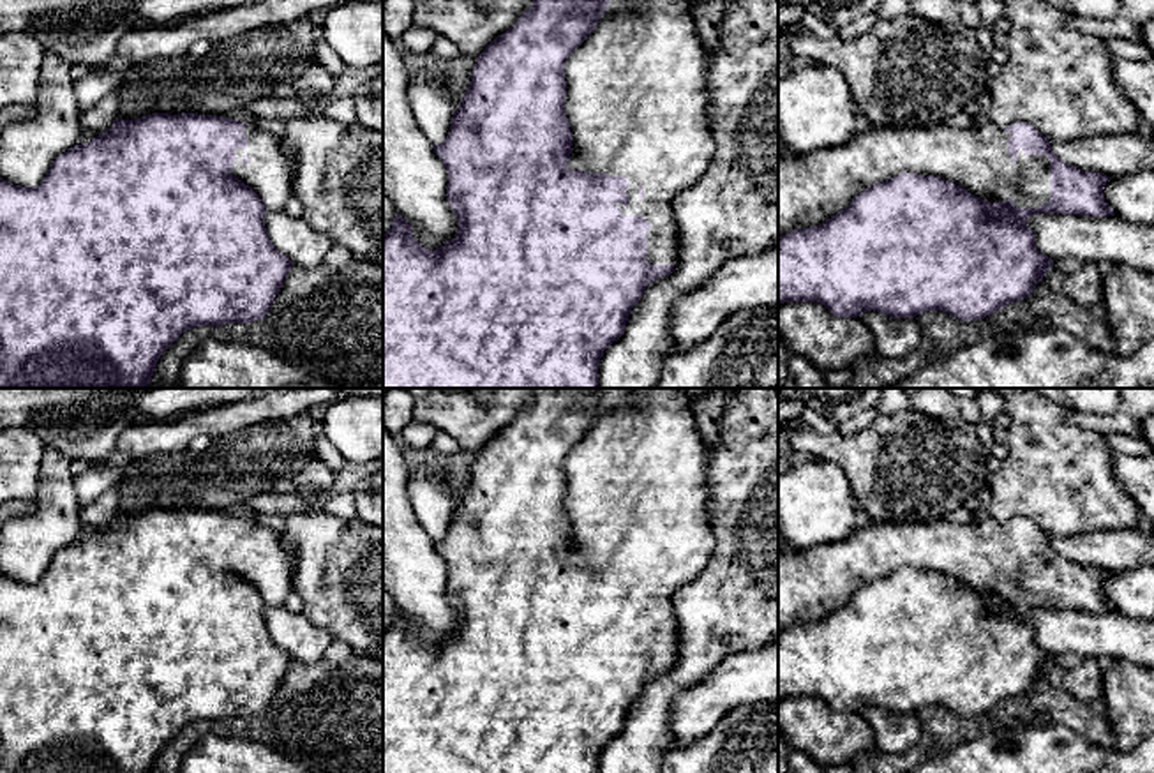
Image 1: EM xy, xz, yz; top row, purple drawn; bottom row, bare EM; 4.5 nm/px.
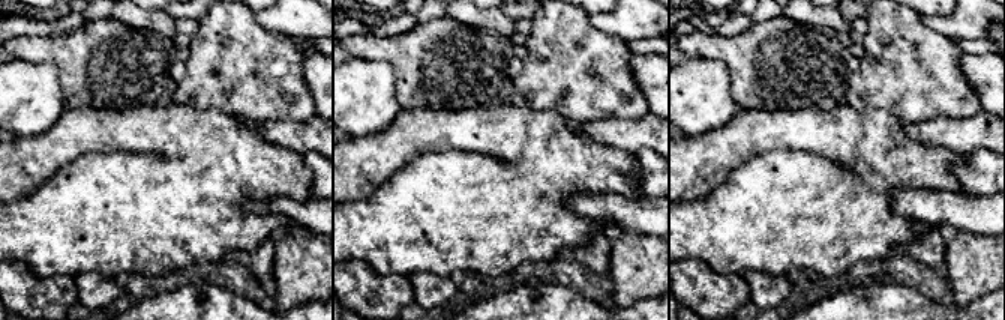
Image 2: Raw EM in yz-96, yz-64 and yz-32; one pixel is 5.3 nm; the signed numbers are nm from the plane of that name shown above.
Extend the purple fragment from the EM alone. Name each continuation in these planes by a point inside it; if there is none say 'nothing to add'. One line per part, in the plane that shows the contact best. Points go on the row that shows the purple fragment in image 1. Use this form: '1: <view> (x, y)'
1: yz (812, 187)

